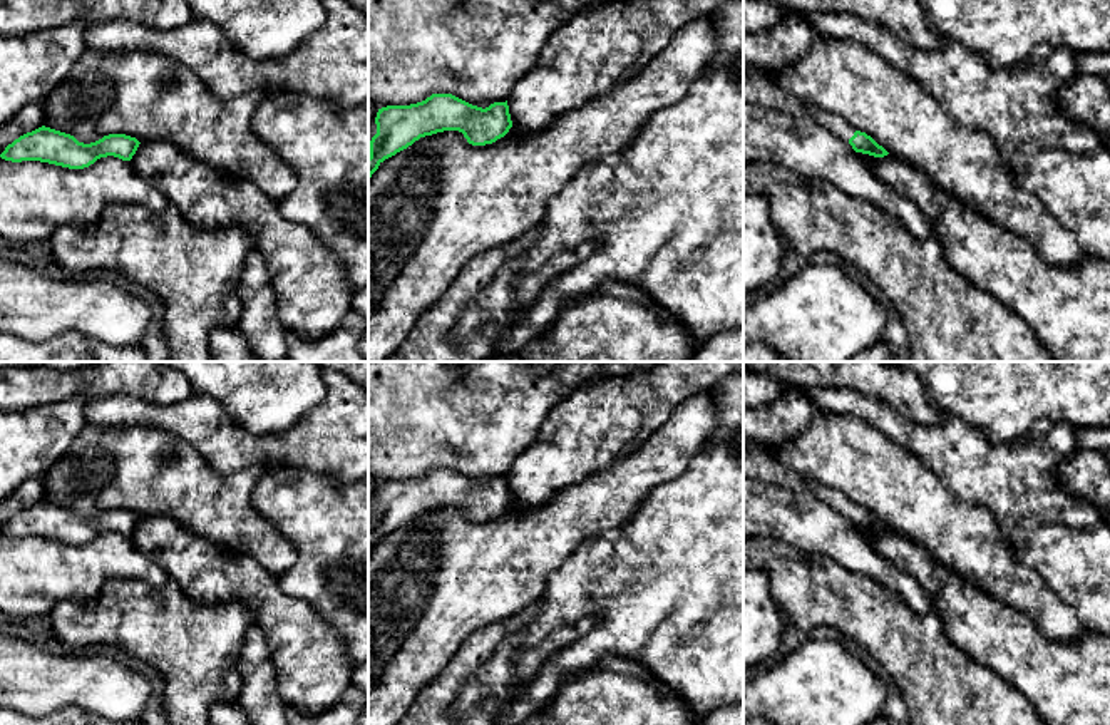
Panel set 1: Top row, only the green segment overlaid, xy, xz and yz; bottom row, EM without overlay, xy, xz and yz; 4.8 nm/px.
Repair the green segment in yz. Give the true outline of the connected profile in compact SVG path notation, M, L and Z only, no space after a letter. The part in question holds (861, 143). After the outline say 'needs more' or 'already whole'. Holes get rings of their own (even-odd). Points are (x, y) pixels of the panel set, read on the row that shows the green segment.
M743 62L743 99L765 105L773 111L789 112L799 119L809 117L839 139L849 142L856 152L884 157L889 152L879 146L871 136L857 131L840 116L802 102L794 94L784 90L773 79L760 74L757 69Z | needs more

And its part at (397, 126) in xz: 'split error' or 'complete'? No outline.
complete

